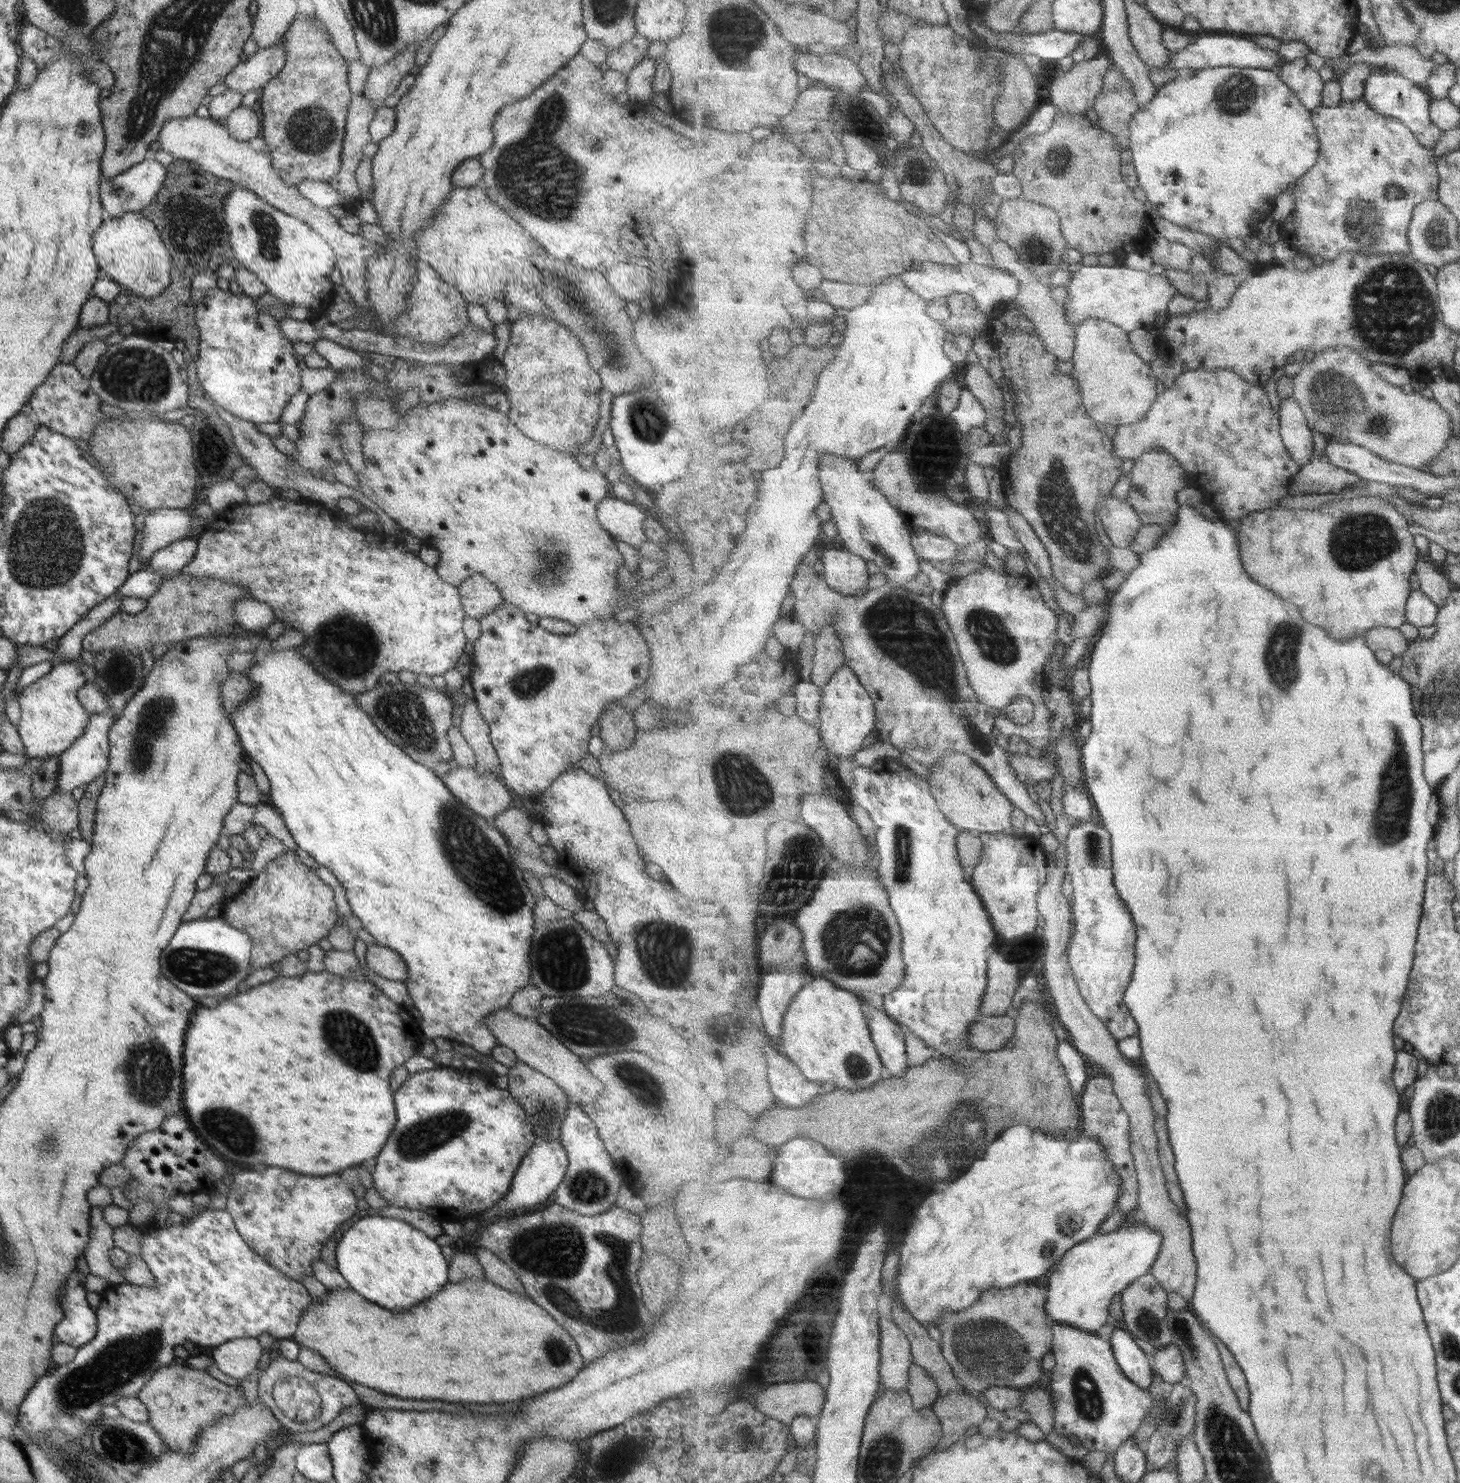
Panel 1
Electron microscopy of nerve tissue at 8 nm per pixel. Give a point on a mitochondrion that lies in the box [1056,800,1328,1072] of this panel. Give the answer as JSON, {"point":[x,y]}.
{"point":[1091,848]}

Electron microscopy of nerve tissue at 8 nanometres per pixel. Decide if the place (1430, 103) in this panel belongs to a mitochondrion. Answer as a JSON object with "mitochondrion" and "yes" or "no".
{"mitochondrion":"no"}

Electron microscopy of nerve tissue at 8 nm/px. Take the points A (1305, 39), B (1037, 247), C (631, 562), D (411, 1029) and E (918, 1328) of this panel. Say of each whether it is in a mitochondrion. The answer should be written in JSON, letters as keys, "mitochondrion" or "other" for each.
{"A":"other","B":"mitochondrion","C":"other","D":"other","E":"other"}

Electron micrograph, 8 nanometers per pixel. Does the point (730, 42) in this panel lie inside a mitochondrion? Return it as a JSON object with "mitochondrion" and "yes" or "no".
{"mitochondrion":"yes"}

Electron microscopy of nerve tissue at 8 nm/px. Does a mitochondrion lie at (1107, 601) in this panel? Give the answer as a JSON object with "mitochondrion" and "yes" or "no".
{"mitochondrion":"no"}

